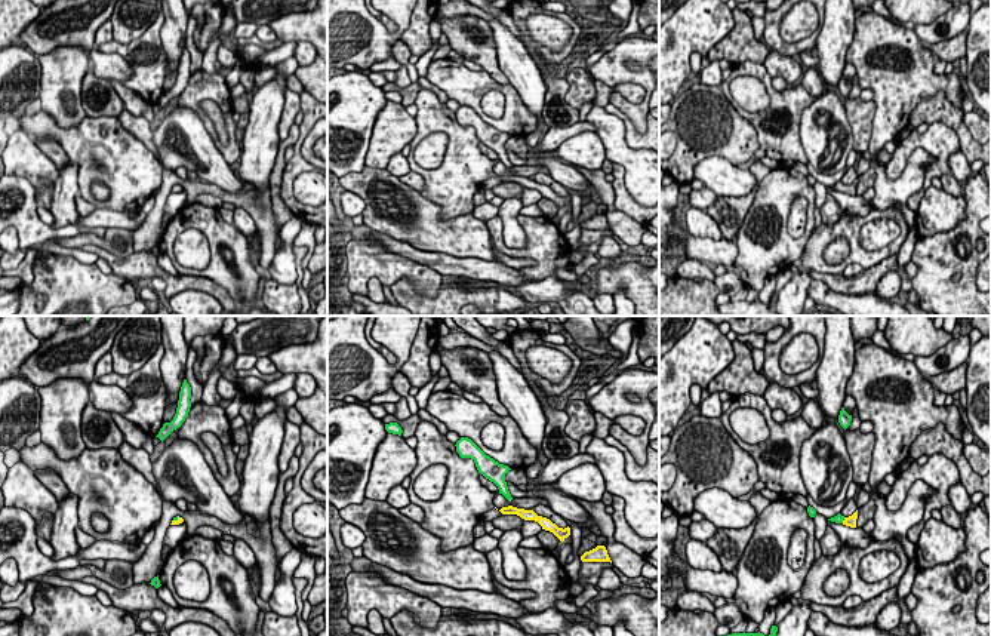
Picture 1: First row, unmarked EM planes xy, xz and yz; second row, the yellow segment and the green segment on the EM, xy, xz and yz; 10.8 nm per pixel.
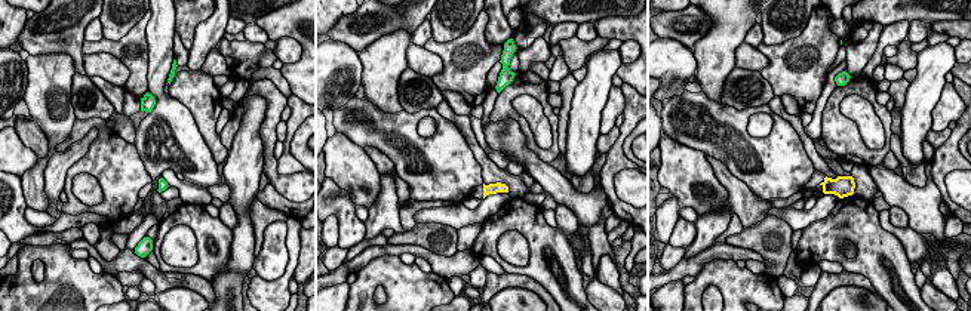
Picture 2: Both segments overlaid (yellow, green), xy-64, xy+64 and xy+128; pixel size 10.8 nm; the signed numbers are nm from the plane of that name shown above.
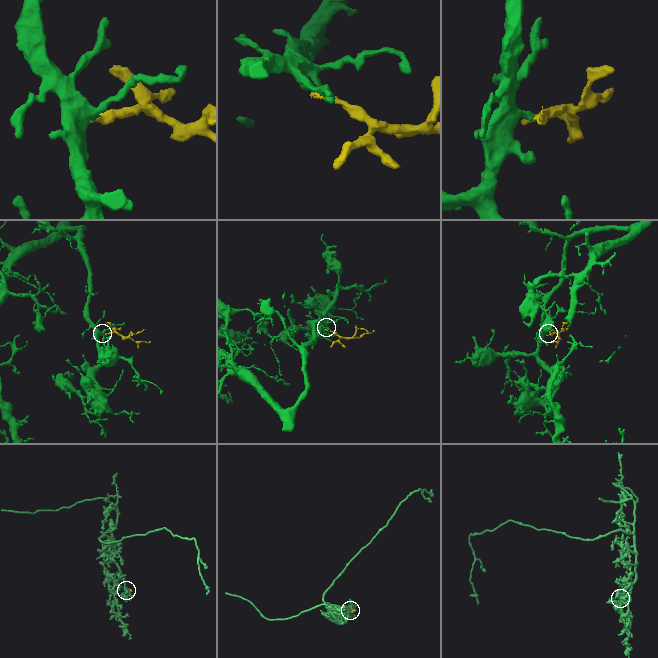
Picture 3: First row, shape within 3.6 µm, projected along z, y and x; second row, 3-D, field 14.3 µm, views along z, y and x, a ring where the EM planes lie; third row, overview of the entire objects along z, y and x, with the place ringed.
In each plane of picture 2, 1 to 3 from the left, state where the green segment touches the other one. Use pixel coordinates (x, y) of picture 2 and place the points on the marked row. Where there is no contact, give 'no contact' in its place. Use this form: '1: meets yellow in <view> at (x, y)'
1: no contact
2: no contact
3: no contact

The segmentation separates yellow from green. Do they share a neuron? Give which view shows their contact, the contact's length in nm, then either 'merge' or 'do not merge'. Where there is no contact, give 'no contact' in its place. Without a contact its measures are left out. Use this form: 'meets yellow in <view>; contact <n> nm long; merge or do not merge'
meets yellow in xy; contact 80 nm long; merge

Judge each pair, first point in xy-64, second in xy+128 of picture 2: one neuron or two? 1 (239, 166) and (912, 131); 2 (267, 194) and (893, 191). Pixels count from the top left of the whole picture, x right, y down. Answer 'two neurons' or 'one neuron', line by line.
1: one neuron
2: two neurons

